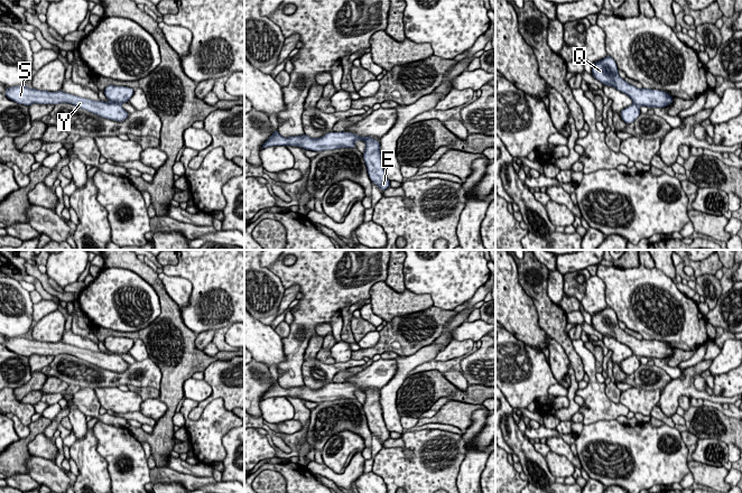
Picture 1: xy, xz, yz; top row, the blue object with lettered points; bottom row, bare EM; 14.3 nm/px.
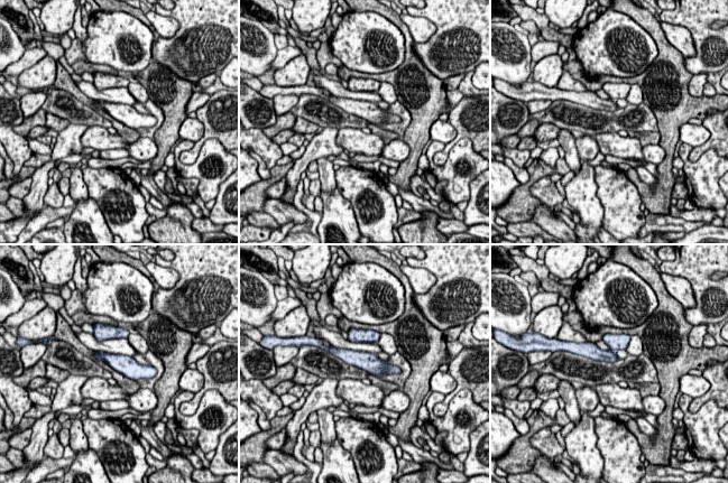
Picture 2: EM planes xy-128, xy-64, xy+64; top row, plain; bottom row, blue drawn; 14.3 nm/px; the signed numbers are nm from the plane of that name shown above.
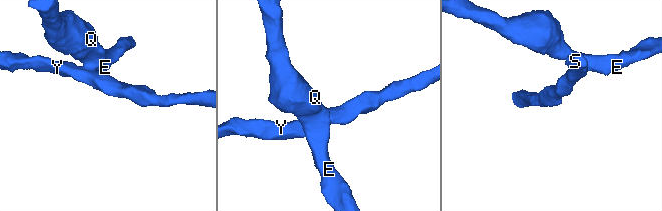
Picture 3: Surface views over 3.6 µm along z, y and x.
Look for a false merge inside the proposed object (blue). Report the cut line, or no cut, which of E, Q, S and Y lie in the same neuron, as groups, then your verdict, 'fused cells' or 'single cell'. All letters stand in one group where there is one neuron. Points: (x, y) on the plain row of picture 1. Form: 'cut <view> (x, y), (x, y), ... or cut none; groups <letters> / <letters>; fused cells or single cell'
cut xy (113, 353), (120, 355); groups E Q / S Y; fused cells

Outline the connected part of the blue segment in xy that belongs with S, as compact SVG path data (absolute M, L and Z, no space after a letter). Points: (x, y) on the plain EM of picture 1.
M28 336L8 337L3 344L9 351L22 355L53 355L69 354L89 363L92 363L101 369L113 372L124 372L129 364L118 354L108 354L103 352L93 352L91 350L80 348L61 342L48 343L36 339L30 339Z

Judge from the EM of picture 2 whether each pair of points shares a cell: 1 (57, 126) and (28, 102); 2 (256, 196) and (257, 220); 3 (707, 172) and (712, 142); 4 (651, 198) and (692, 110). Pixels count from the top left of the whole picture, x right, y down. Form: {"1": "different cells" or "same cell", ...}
{"1": "different cells", "2": "different cells", "3": "different cells", "4": "same cell"}

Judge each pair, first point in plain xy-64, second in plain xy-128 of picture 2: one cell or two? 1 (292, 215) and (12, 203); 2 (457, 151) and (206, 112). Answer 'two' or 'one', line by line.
1: one
2: two

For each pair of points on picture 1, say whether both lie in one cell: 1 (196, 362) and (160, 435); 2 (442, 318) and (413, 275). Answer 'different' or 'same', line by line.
1: same
2: different

